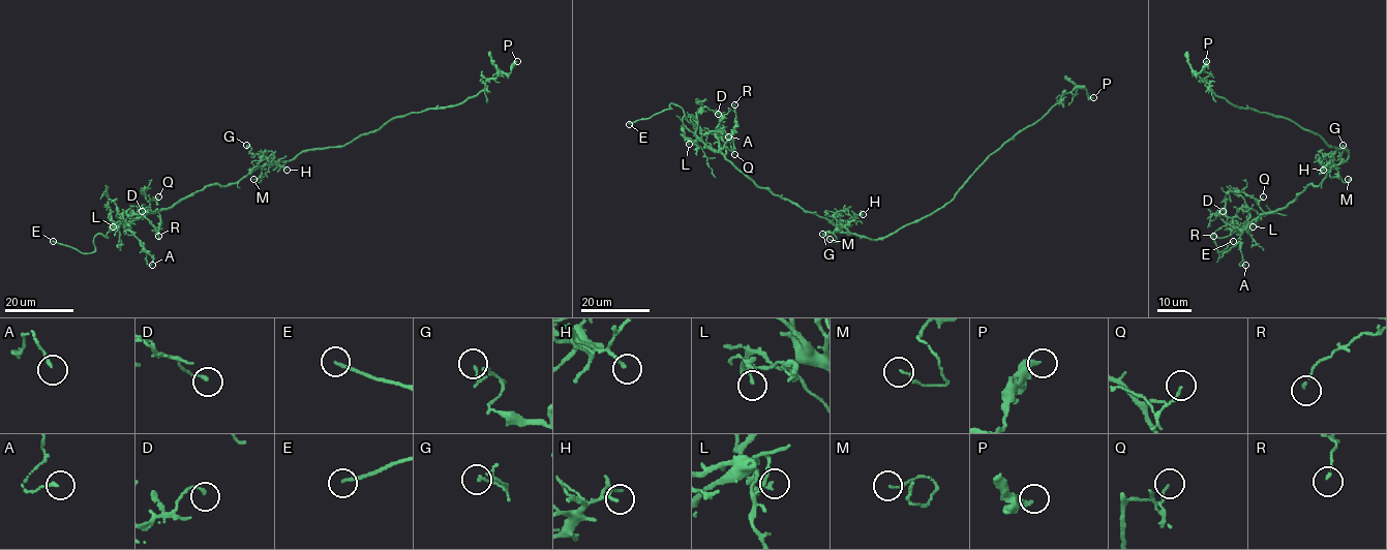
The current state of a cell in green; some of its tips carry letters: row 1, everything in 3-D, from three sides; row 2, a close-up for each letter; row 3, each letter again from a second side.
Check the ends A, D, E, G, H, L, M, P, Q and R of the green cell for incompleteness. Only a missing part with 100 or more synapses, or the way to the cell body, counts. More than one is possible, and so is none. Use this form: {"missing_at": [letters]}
{"missing_at": ["E"]}

